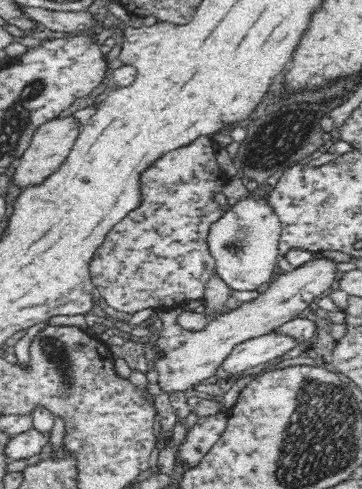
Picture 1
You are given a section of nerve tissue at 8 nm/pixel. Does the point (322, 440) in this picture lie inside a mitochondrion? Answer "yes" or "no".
yes

